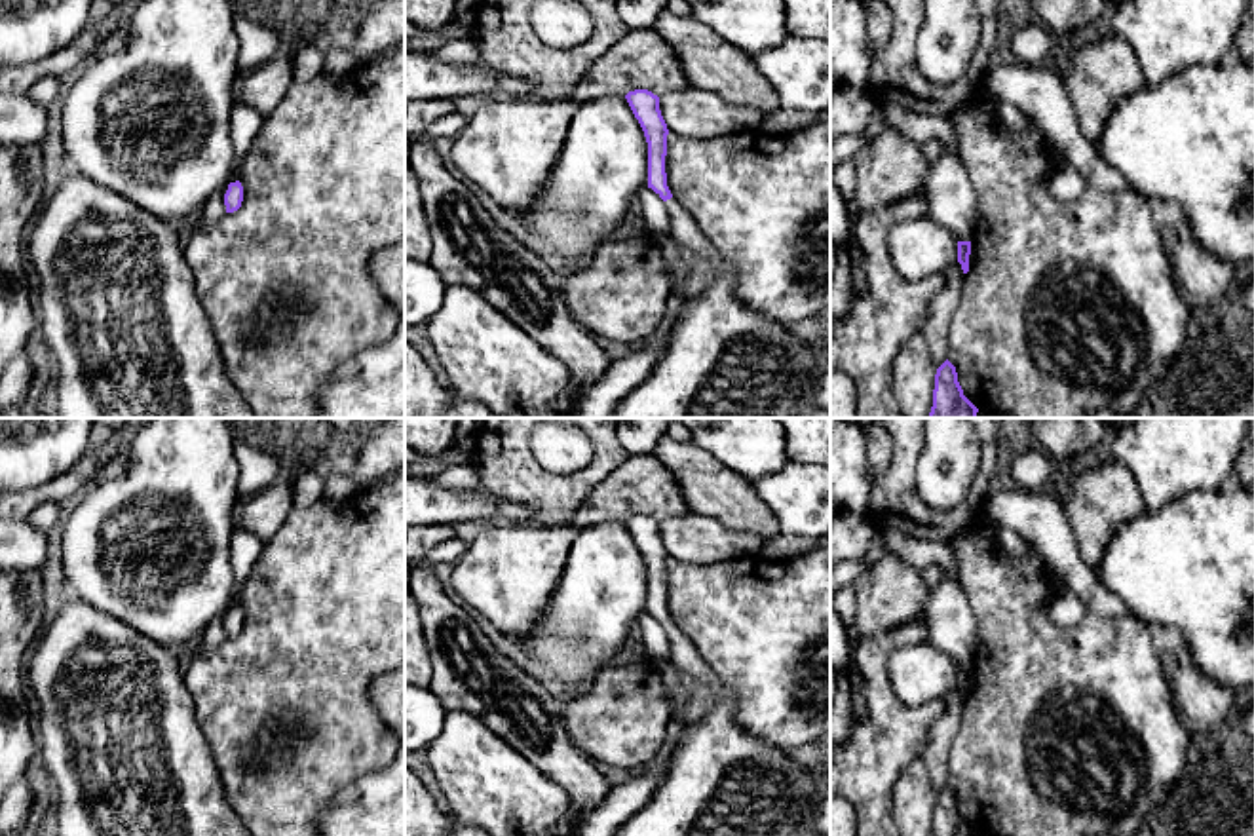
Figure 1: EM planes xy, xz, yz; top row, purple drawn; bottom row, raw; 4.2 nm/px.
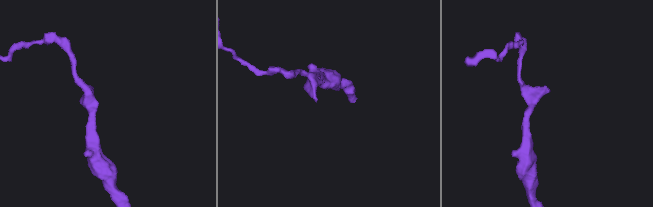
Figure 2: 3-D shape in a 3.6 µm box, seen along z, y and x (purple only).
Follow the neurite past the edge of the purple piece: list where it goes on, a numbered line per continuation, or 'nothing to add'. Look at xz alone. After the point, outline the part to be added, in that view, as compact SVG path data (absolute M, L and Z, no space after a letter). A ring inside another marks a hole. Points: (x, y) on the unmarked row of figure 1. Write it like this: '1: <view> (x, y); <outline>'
1: xz (683, 652); M674 623L667 625L665 631L671 642L671 661L699 682L716 686L718 682L712 676L709 665L699 657L686 635Z

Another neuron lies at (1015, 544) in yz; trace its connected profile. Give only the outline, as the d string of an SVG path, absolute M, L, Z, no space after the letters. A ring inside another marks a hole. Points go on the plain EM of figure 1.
M980 517L978 522L980 522L980 528L990 538L998 540L1011 555L1024 555L1034 549L1034 545L1028 540L1024 540L1011 528L998 526L996 522L986 521L984 517Z

